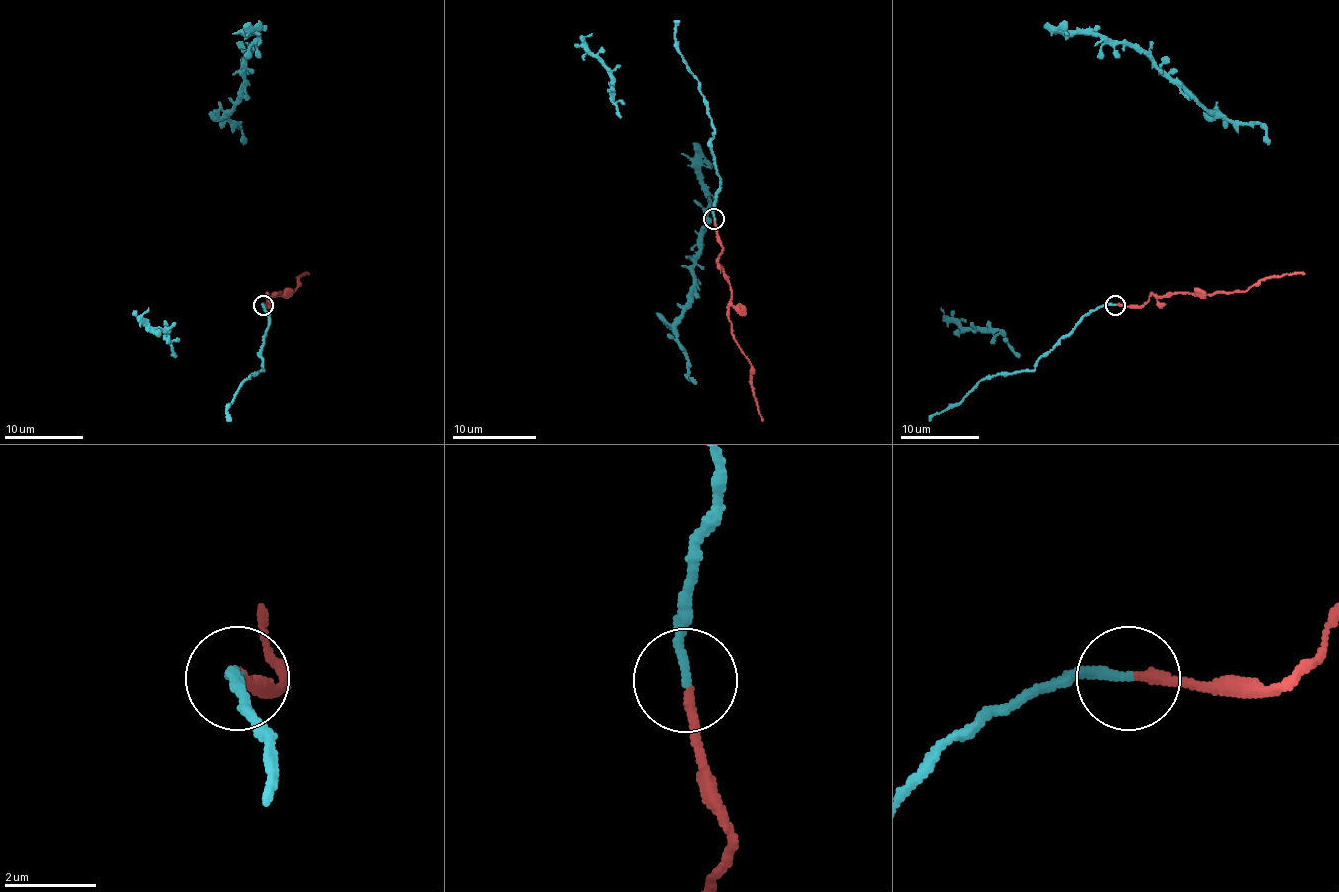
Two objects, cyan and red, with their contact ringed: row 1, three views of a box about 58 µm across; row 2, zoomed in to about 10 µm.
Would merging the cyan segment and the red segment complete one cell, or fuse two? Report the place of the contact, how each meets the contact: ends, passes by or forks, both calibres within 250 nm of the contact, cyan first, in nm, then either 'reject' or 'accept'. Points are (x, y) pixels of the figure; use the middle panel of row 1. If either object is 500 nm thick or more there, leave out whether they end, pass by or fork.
at (714, 219); cyan ends there; red ends there; 200 nm thick on the cyan side, 200 nm on the other; reject

